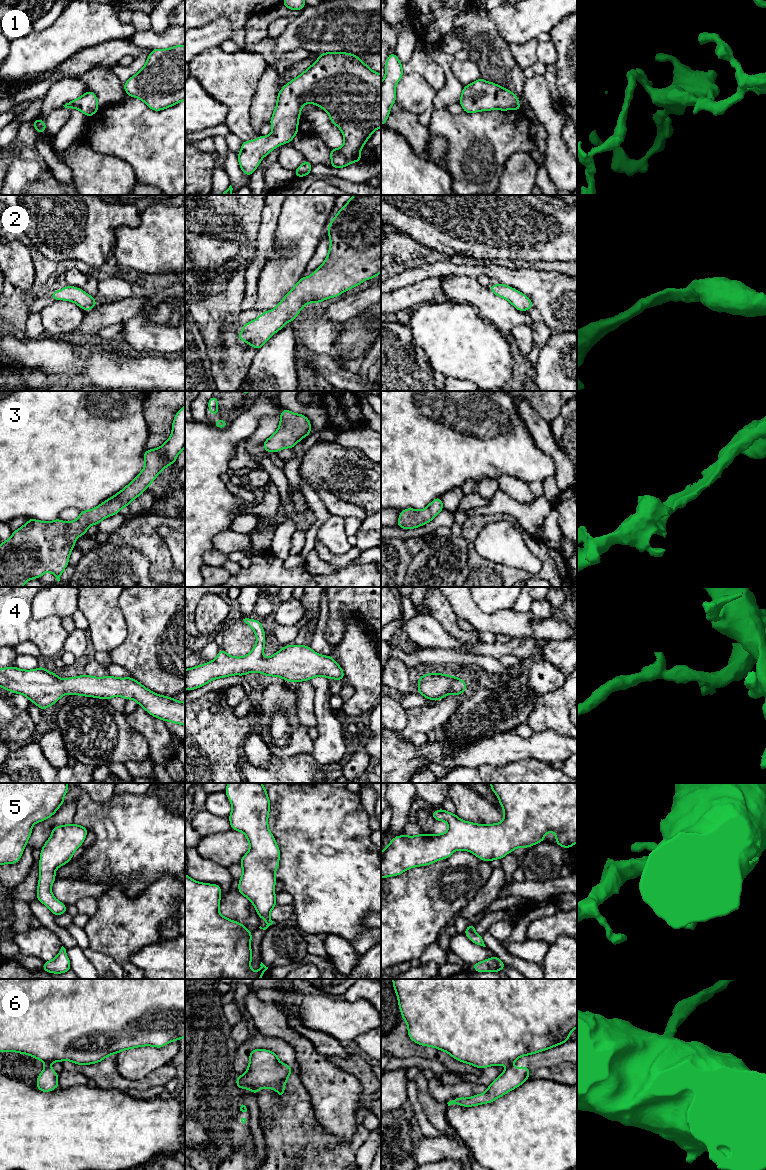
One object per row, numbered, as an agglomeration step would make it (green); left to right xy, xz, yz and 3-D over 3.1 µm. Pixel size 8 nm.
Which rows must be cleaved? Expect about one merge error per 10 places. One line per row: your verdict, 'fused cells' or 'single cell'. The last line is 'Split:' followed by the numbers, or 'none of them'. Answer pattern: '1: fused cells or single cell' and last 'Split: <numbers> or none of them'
1: single cell
2: single cell
3: single cell
4: single cell
5: single cell
6: fused cells
Split: 6

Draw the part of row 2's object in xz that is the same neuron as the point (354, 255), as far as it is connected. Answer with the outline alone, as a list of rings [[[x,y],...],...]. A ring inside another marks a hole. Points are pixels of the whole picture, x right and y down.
[[[354,195],[331,219],[327,232],[331,244],[323,264],[312,275],[301,278],[273,310],[243,326],[238,338],[246,345],[260,349],[288,321],[294,321],[306,304],[337,297],[381,272],[381,195]]]

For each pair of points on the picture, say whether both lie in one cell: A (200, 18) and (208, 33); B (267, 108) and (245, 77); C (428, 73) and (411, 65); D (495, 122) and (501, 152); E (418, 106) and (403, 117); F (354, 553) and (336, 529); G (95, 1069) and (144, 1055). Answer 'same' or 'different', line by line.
A: different
B: different
C: same
D: same
E: different
F: different
G: different

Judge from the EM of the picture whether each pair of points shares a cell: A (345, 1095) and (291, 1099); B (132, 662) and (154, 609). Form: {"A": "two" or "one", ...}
{"A": "two", "B": "one"}

